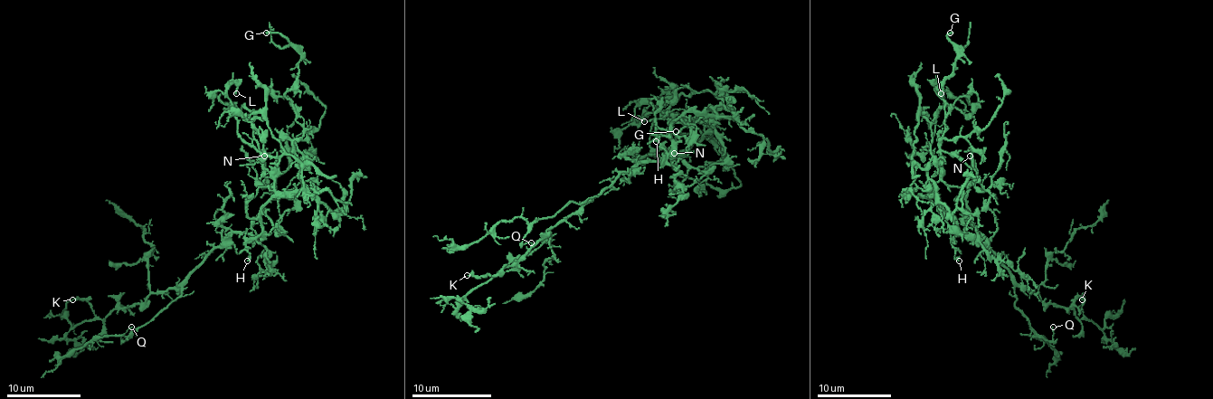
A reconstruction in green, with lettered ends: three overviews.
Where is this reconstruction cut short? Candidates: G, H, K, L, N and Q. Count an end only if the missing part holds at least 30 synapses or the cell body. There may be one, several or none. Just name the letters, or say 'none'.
none

